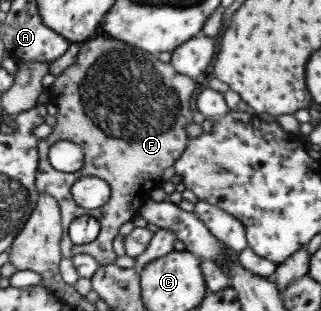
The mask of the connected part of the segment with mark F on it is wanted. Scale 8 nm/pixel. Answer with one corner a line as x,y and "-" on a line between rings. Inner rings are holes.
96,37
81,43
75,62
56,76
46,91
49,102
57,108
54,116
56,122
51,127
51,133
37,142
38,170
34,186
37,193
47,193
57,203
62,228
60,257
71,259
73,255
85,253
91,255
99,265
113,264
116,255
111,248
111,242
118,234
119,227
134,219
139,209
149,201
150,193
159,181
163,169
171,167
185,149
189,138
185,132
185,125
192,122
189,99
195,91
195,80
177,73
170,62
161,62
156,54
147,53
135,46
129,47
121,41
113,41
113,38
-
61,140
76,143
82,149
83,165
77,171
65,173
49,165
48,149
53,143
-
87,176
102,179
110,187
109,201
101,208
85,210
75,206
71,199
71,185
76,179
-
80,215
95,218
99,224
99,234
91,243
76,245
68,239
68,224

